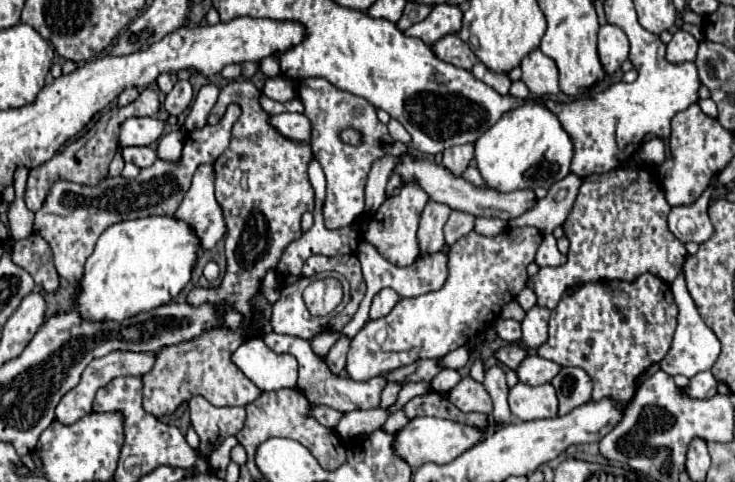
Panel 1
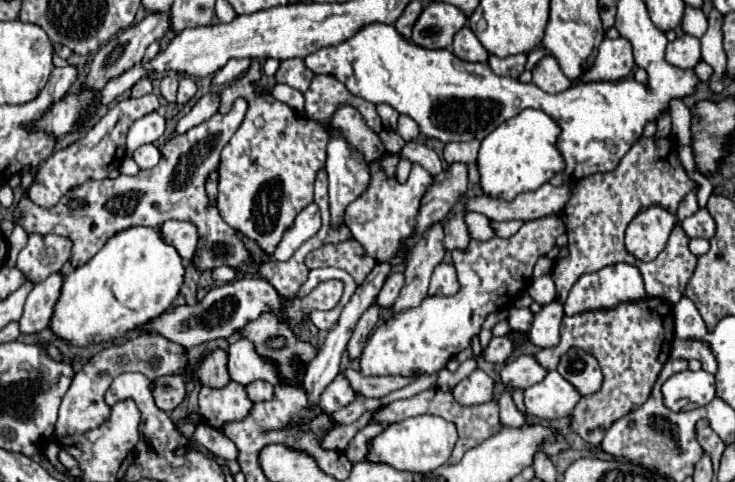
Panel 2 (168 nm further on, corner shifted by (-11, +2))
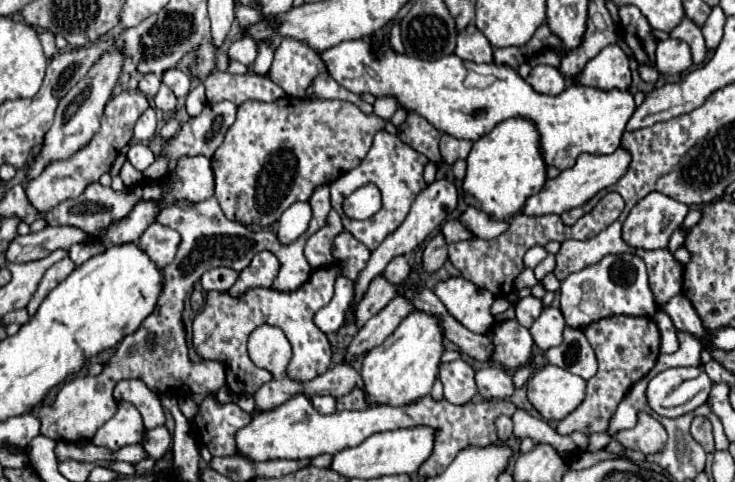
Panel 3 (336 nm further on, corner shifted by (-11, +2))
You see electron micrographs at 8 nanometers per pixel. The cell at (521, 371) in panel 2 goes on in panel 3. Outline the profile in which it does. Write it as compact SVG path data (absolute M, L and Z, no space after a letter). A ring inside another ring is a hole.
M496 365L476 371L476 385L484 399L508 399L514 393L512 375Z

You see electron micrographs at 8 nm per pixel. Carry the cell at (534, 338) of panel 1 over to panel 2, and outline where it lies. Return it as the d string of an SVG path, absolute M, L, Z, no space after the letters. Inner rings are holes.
M552 301L542 307L542 311L534 317L532 329L528 333L530 341L536 347L556 347L560 343L560 323L562 323L564 311L562 303Z

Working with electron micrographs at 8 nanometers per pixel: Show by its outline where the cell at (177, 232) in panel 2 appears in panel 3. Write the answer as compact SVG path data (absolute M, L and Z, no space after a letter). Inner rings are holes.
M152 223L138 239L138 245L150 255L152 261L156 261L158 267L166 267L176 257L180 235L170 227Z

